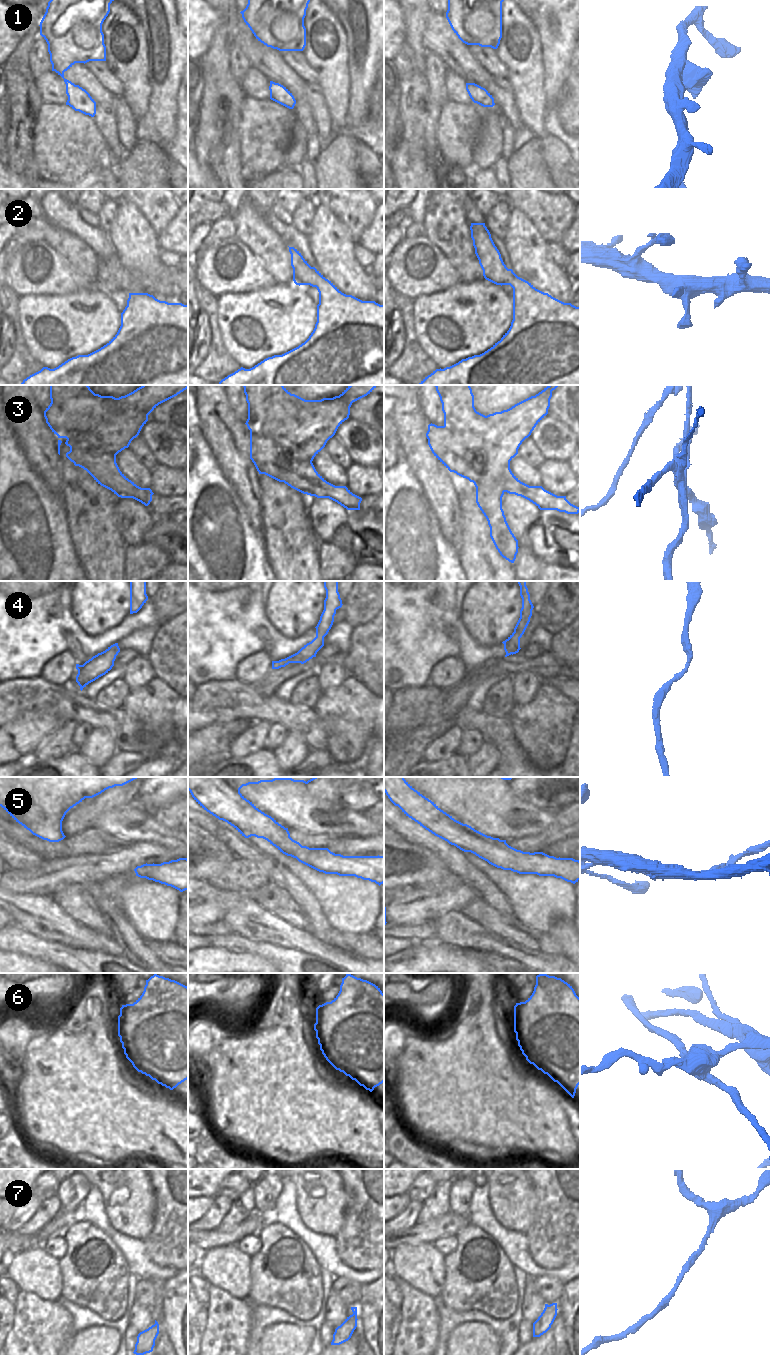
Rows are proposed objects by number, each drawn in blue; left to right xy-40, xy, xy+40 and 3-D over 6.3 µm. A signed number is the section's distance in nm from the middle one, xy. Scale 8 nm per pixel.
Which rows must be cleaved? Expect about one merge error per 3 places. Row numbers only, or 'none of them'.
3, 5, 6

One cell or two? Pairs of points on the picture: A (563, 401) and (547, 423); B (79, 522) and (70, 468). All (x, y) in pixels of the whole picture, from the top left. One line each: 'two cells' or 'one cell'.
A: two cells
B: one cell

